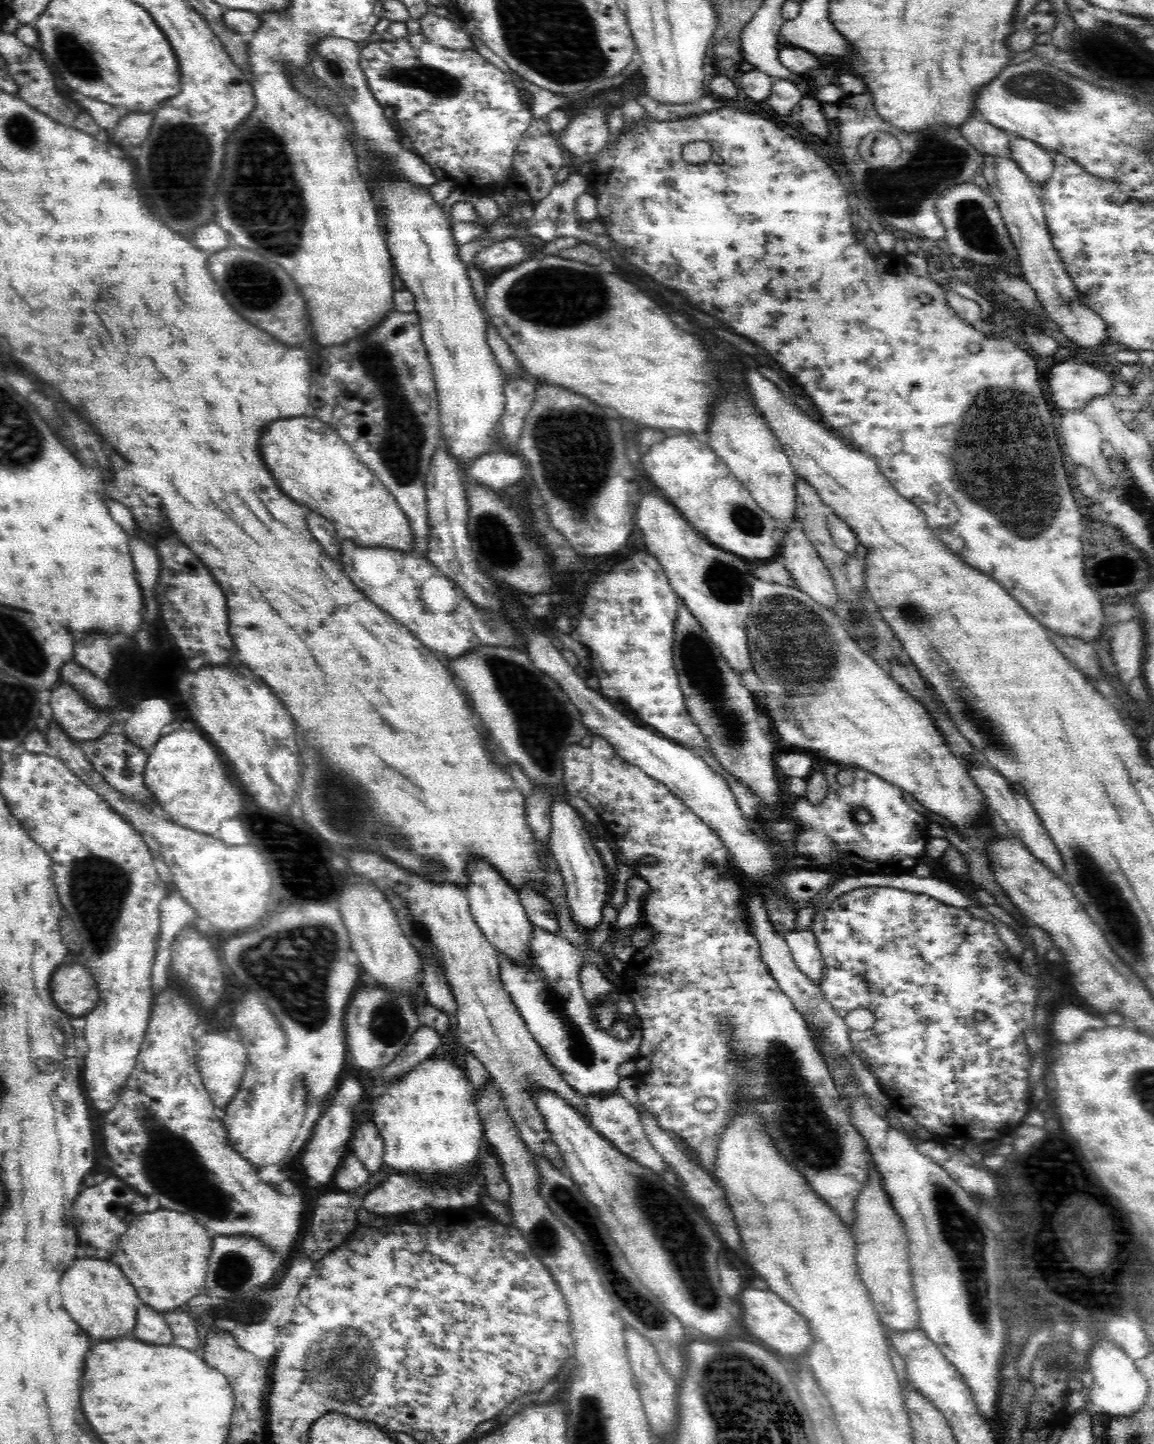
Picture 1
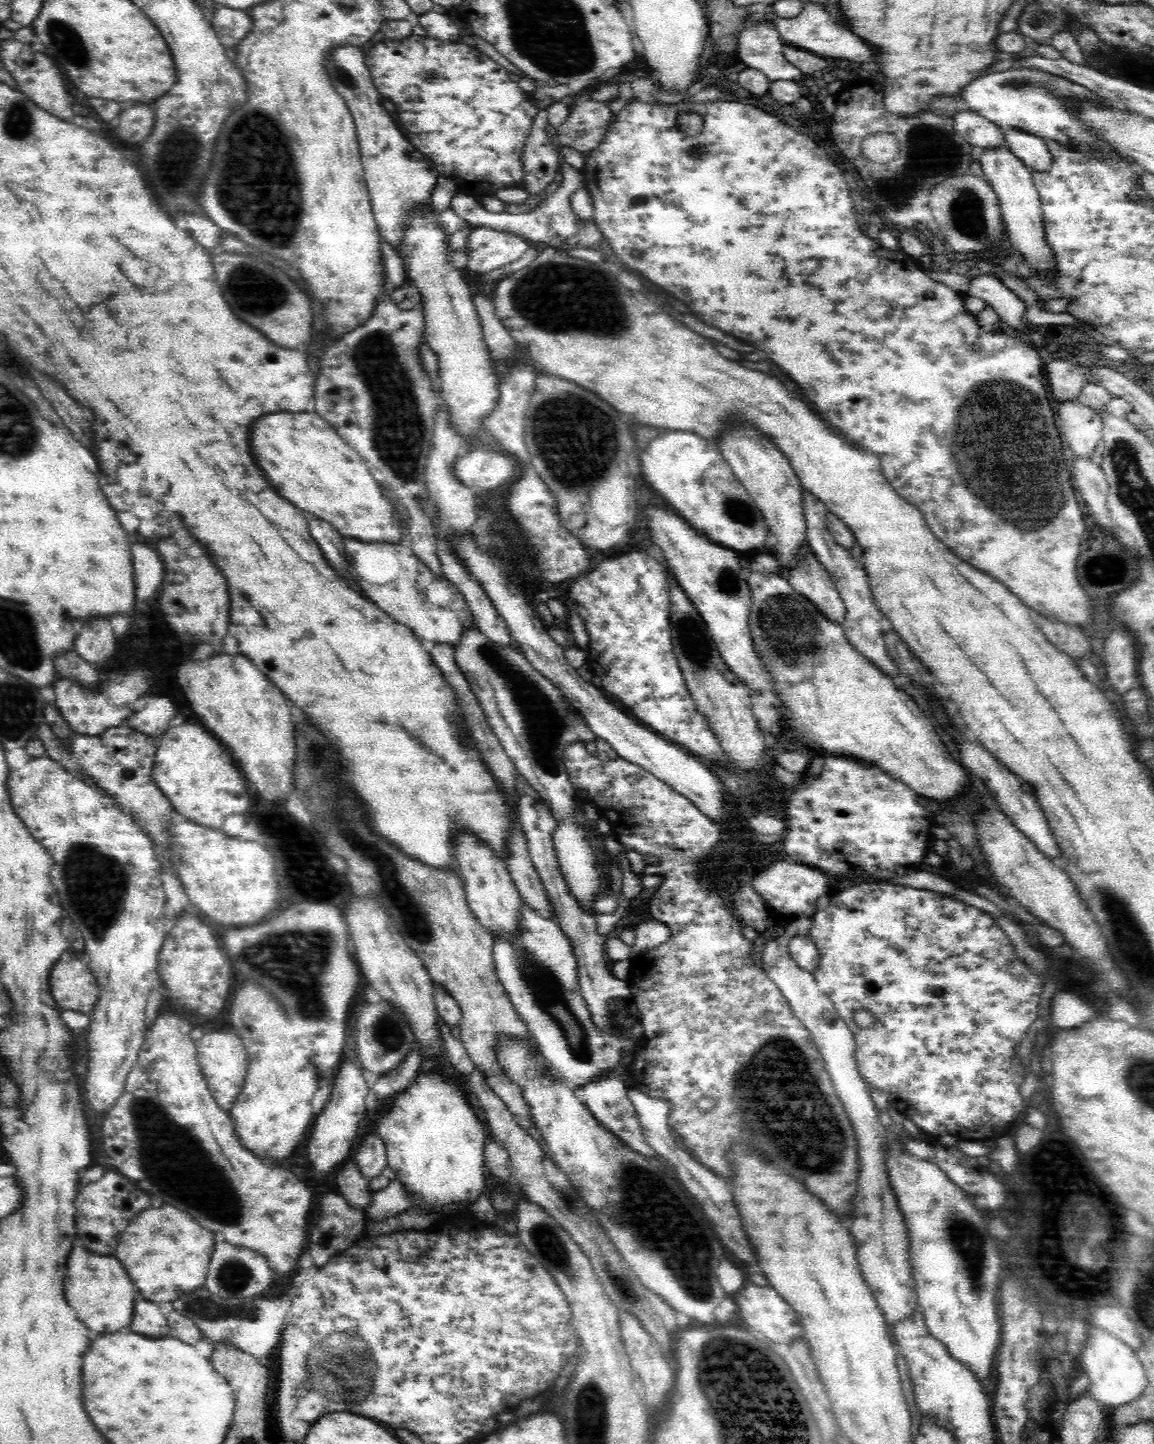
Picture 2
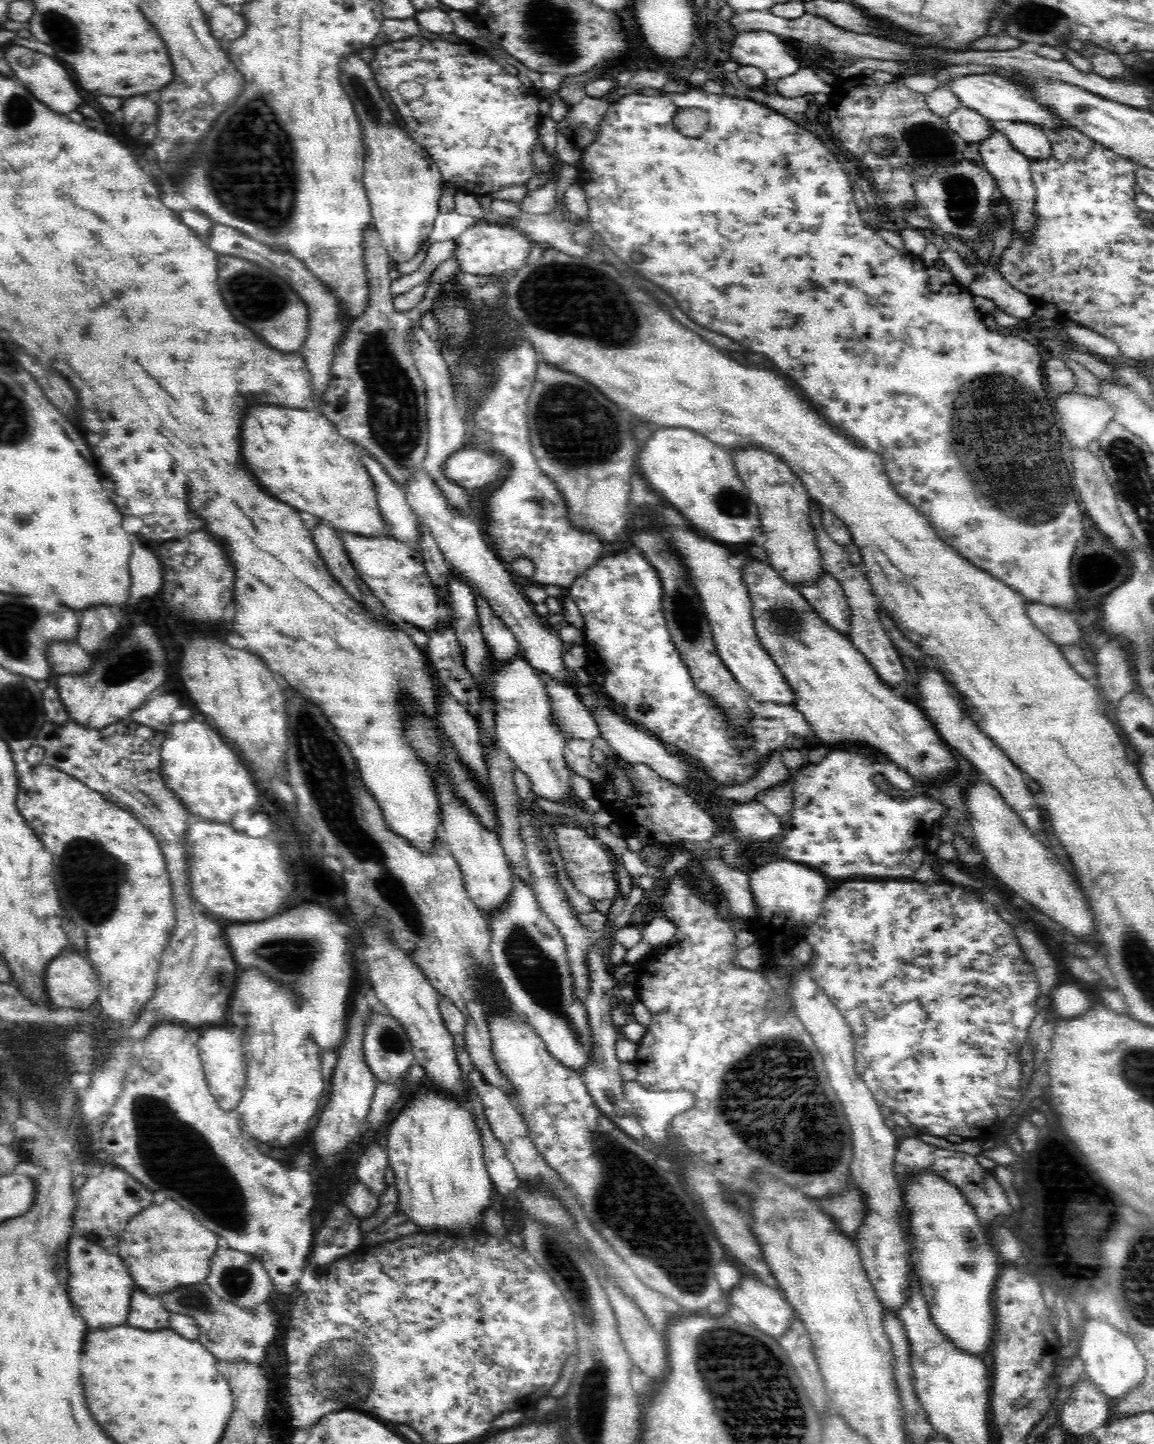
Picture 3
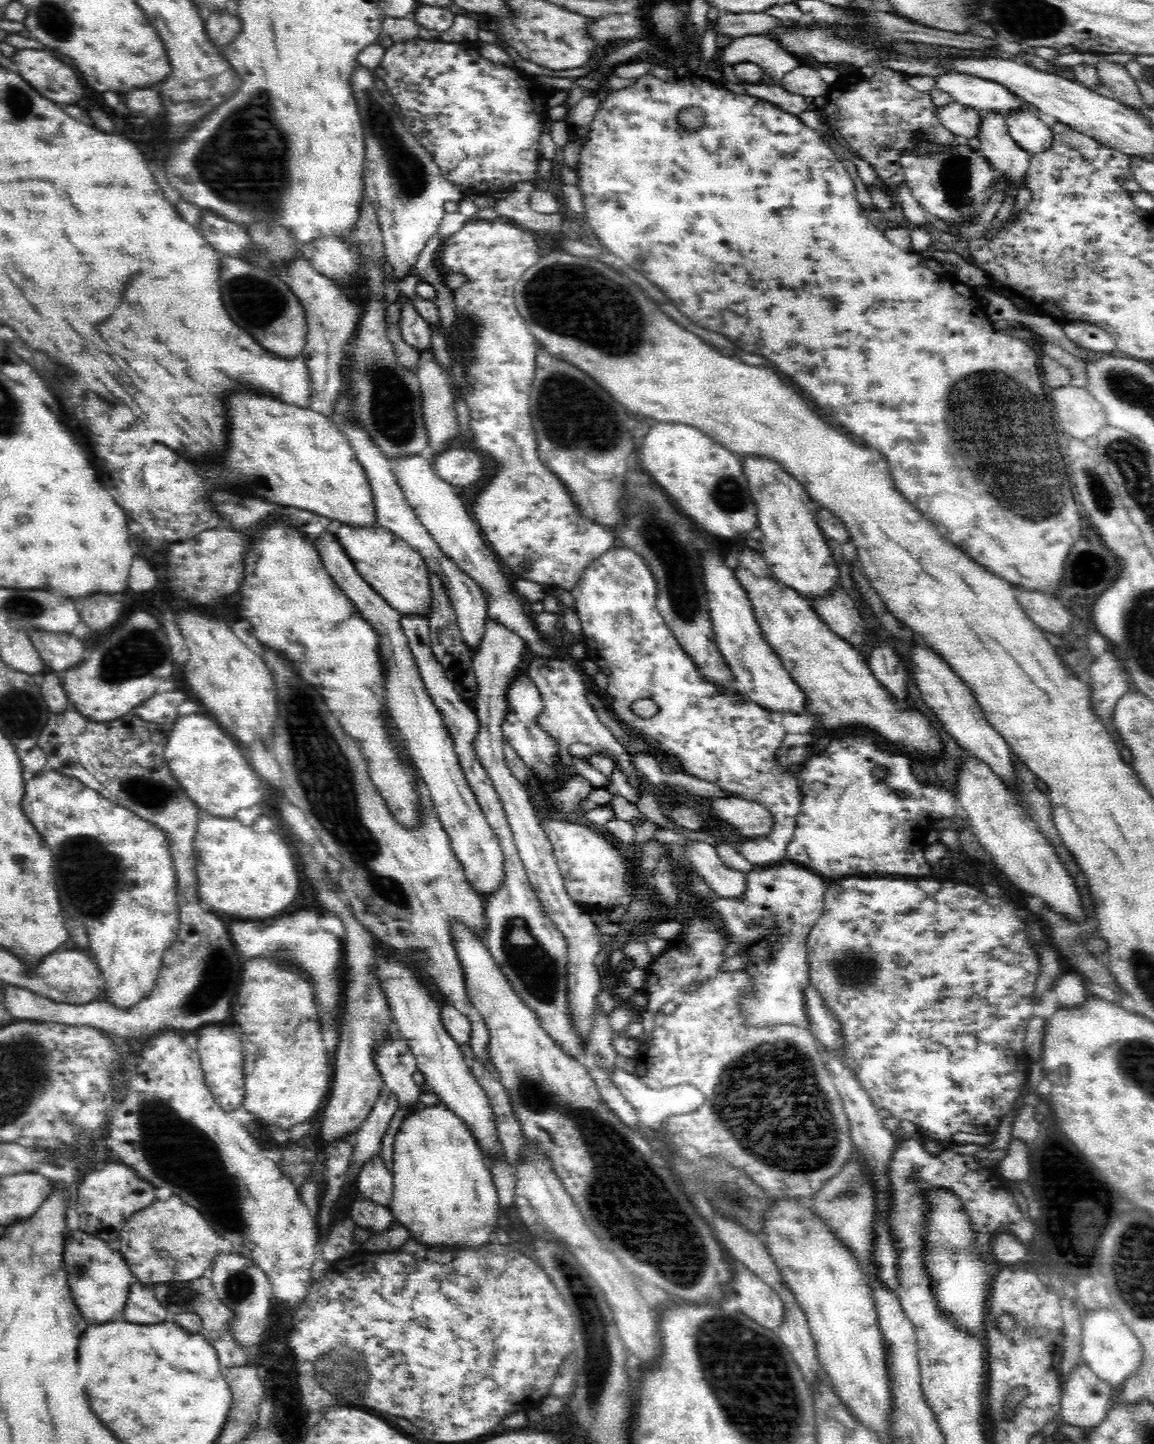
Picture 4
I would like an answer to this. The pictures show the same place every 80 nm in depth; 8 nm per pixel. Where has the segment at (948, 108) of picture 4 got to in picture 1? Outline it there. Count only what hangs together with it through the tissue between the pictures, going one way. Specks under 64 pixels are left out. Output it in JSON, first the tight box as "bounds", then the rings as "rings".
{"bounds":[960,117,1013,157],"rings":[[[980,117],[960,126],[964,138],[984,156],[1011,157],[1010,141],[1013,134],[983,122]]]}

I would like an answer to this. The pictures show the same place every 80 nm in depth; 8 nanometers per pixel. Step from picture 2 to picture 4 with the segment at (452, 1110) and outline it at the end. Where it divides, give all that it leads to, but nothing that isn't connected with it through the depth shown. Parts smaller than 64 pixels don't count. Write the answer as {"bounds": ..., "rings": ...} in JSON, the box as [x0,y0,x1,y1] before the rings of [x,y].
{"bounds":[388,1106,504,1246],"rings":[[[428,1106],[416,1116],[406,1116],[395,1136],[392,1202],[388,1208],[395,1220],[424,1246],[486,1246],[496,1234],[496,1226],[504,1222],[498,1207],[498,1191],[480,1150],[478,1139],[454,1111],[444,1106]]]}

